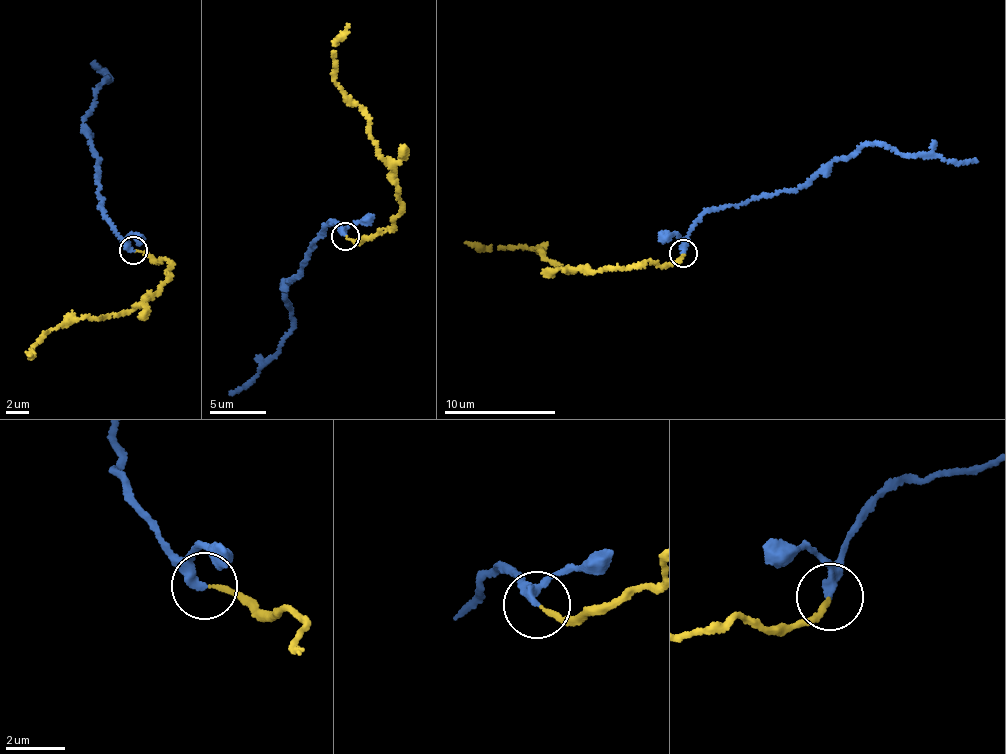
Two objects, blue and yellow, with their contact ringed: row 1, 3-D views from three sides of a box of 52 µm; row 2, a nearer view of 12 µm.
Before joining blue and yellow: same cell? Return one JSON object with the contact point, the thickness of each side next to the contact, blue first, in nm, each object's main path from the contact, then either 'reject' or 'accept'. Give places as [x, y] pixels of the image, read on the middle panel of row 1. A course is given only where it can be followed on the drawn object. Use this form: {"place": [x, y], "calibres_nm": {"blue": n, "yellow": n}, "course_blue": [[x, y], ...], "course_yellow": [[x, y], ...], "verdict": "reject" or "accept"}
{"place": [345, 236], "calibres_nm": {"blue": 220, "yellow": 170}, "course_blue": [[344, 235], [334, 222], [329, 223], [284, 287], [291, 333], [280, 345], [280, 352], [230, 395]], "course_yellow": [[346, 236], [371, 240], [390, 230], [400, 209], [394, 164], [334, 81], [336, 37], [349, 24]], "verdict": "accept"}

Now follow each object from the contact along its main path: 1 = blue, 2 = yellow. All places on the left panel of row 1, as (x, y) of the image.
1: (132, 251), (111, 229), (104, 211), (85, 121), (92, 114), (97, 88), (112, 78), (106, 70), (94, 66)
2: (135, 251), (168, 259), (169, 279), (130, 310), (101, 318), (74, 318), (48, 333), (30, 356)

